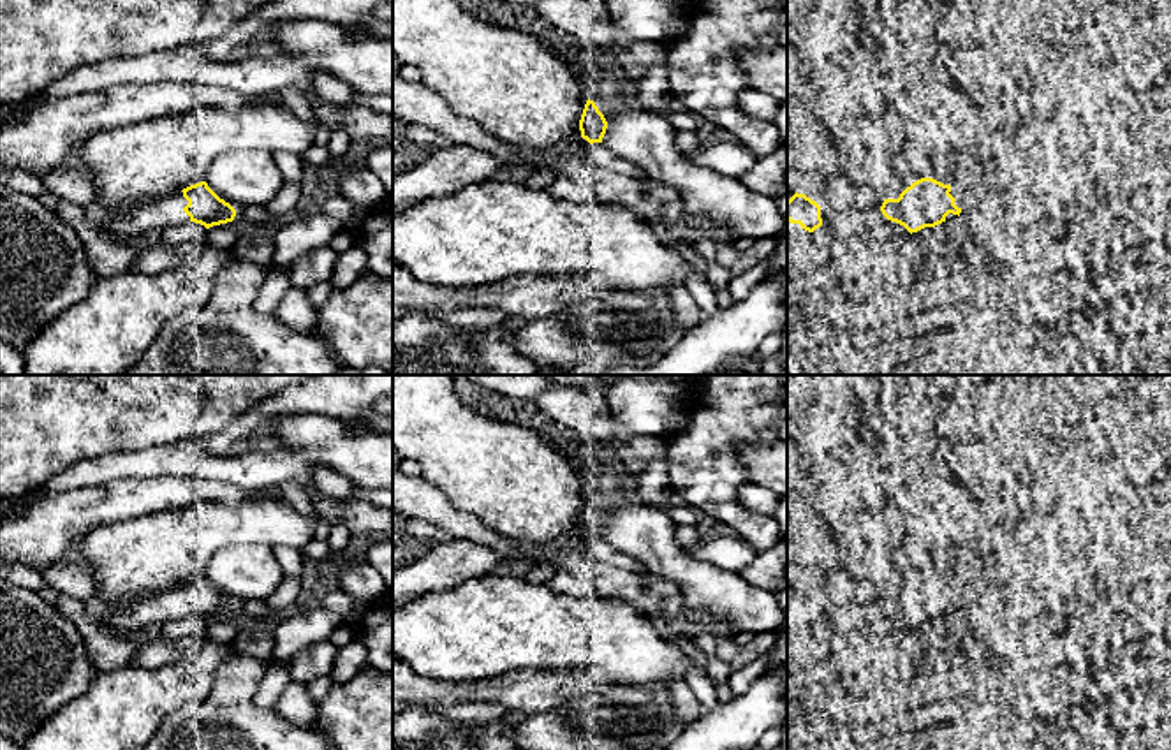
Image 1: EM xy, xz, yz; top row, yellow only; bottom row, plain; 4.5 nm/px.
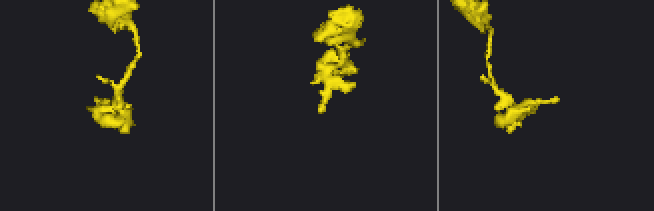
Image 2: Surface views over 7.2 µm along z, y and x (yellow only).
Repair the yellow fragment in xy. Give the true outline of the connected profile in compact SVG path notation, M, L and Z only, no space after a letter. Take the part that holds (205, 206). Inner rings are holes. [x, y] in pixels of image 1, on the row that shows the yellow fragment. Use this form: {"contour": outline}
{"contour": "M206 181L190 185L171 195L143 202L107 215L92 211L93 224L109 231L120 239L134 239L151 229L167 229L195 222L206 229L232 222L236 210L220 199Z"}

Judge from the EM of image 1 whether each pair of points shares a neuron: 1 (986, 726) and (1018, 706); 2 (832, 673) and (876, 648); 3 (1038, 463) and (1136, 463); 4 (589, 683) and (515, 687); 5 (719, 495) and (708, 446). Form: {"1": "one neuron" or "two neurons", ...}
{"1": "two neurons", "2": "one neuron", "3": "two neurons", "4": "one neuron", "5": "one neuron"}

